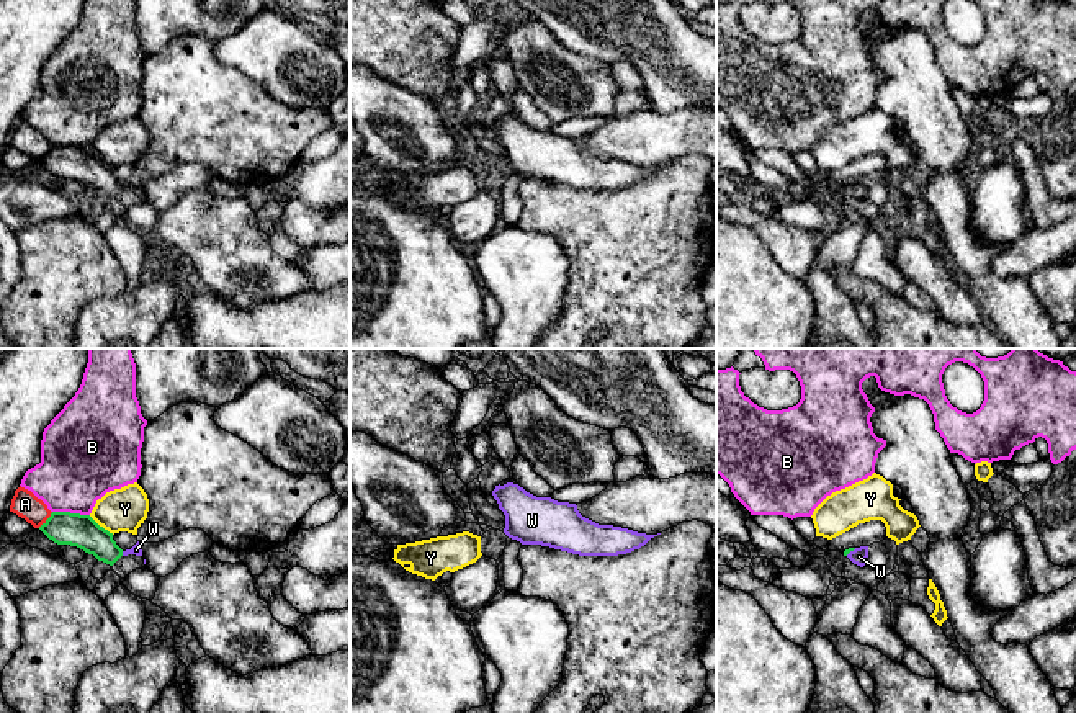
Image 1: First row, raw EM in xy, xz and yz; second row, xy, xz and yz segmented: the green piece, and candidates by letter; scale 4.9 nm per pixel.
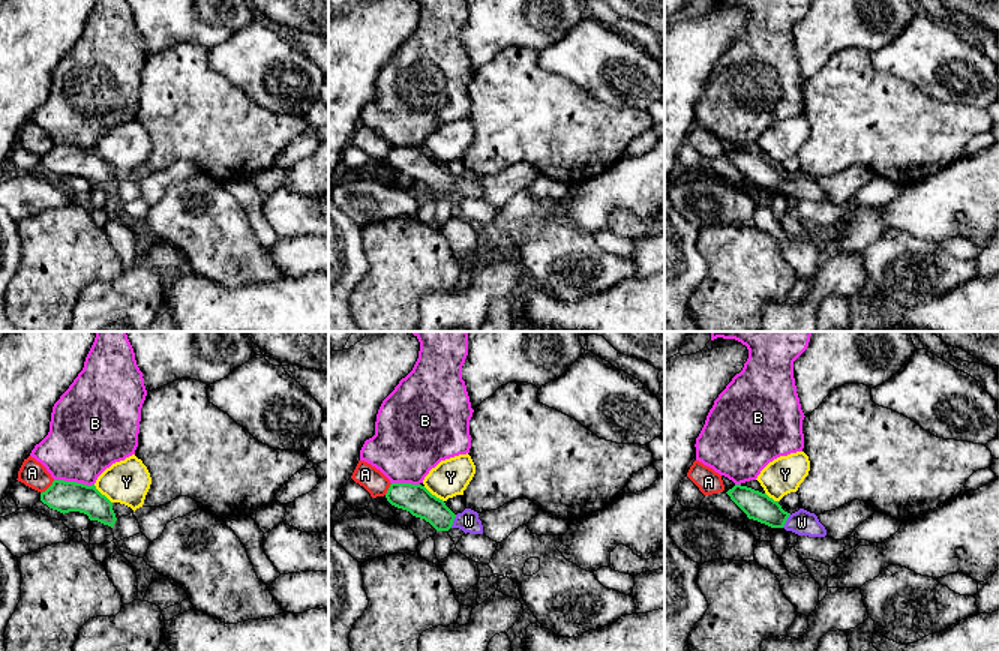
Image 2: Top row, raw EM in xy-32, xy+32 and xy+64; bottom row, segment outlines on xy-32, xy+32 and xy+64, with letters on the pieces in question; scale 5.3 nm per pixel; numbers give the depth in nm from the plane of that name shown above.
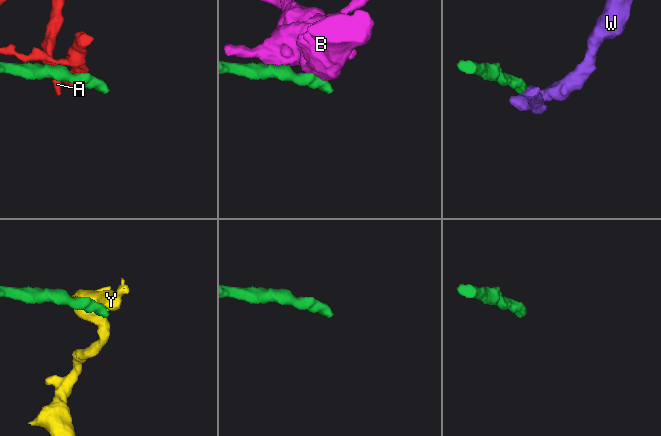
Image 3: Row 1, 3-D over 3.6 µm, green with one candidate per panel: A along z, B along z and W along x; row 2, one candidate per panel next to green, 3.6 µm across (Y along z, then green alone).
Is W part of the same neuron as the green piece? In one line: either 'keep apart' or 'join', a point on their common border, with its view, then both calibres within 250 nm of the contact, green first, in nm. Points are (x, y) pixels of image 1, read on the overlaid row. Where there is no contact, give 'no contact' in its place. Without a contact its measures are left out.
join; contact xy (121, 553); calibres 160 and 50 nm

